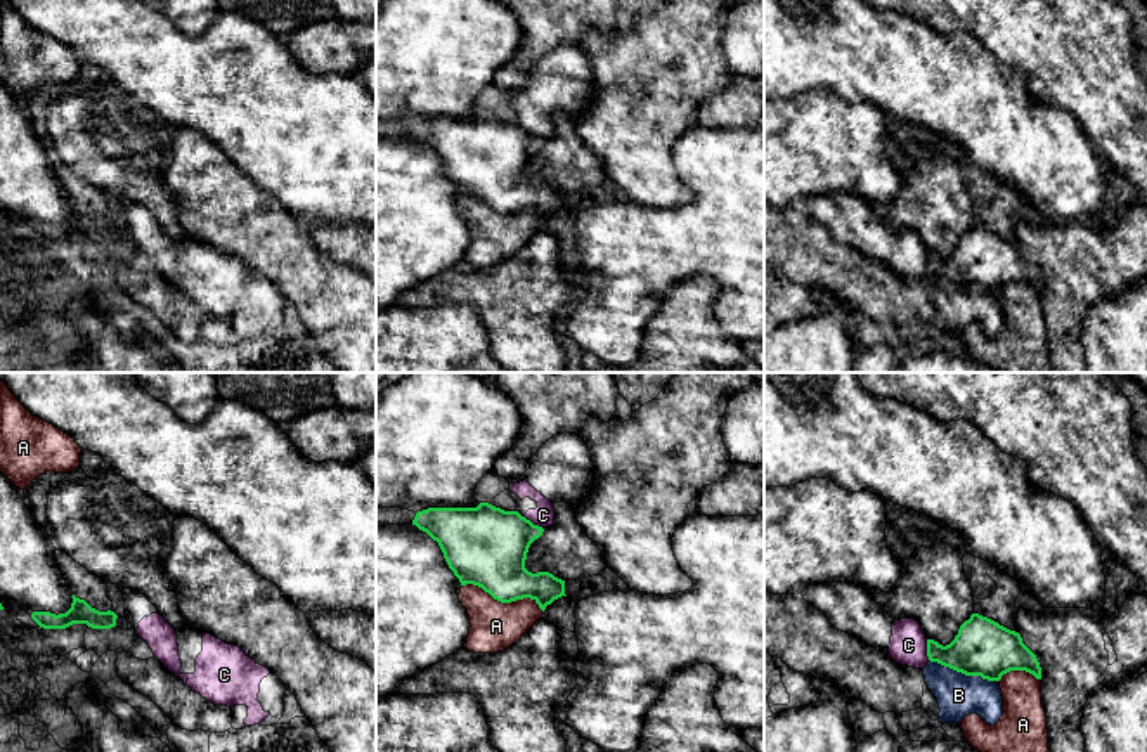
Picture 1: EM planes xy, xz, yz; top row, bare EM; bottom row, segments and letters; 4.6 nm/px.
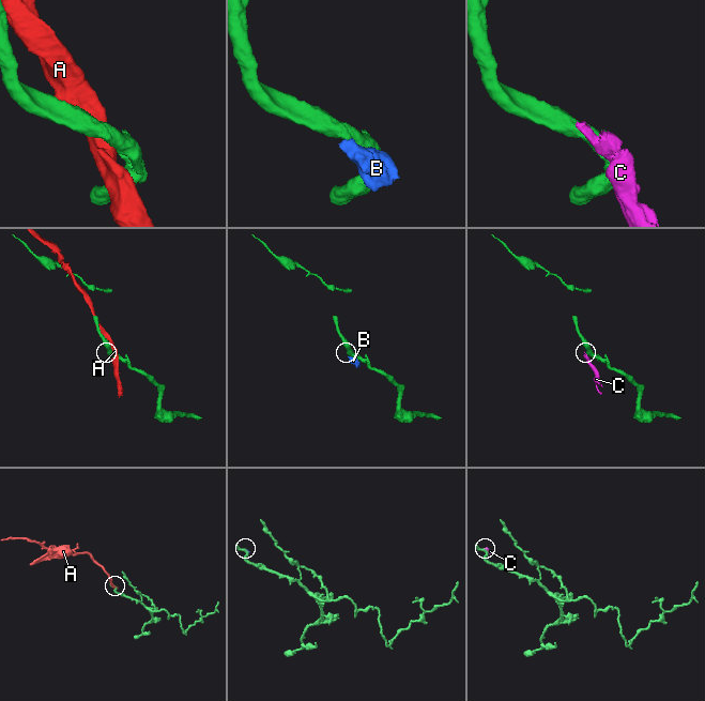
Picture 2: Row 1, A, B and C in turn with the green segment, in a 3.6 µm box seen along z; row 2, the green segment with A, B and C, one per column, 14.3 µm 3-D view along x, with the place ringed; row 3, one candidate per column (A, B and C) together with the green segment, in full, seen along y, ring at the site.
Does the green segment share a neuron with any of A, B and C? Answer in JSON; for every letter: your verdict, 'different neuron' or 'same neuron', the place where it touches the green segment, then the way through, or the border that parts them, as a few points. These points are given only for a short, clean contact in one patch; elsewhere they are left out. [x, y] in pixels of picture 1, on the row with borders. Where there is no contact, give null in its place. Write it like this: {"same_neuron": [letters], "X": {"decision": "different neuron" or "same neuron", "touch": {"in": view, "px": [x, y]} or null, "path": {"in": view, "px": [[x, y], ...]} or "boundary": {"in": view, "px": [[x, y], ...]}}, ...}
{"same_neuron": [], "A": {"decision": "different neuron", "touch": {"in": "xz", "px": [503, 602]}}, "B": {"decision": "different neuron", "touch": {"in": "yz", "px": [962, 673]}}, "C": {"decision": "different neuron", "touch": {"in": "yz", "px": [927, 650]}, "boundary": {"in": "yz", "px": [[926, 640], [926, 655], [929, 659]]}}}

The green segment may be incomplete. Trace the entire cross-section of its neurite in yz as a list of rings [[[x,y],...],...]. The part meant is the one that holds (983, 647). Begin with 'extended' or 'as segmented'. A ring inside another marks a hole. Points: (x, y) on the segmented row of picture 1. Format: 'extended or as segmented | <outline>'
as segmented | [[[972,613],[960,626],[949,645],[927,639],[927,657],[930,662],[988,681],[1000,681],[1010,671],[1026,671],[1041,679],[1040,662],[1021,634],[979,613]]]

